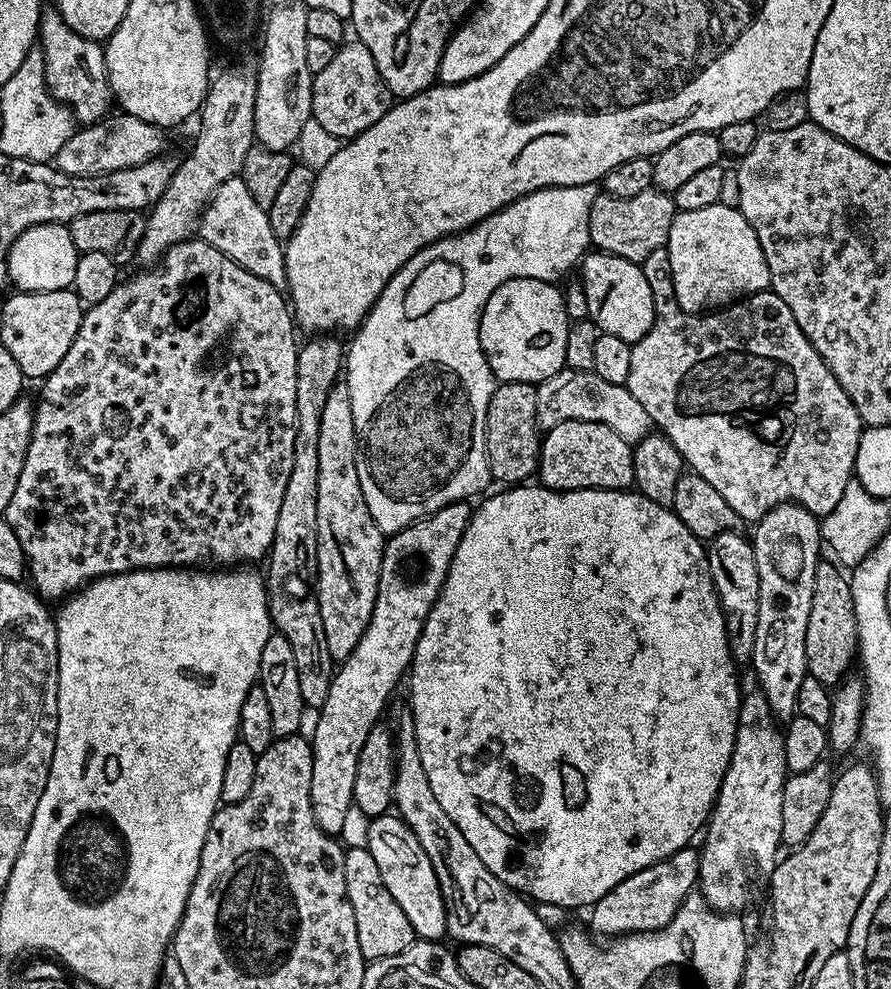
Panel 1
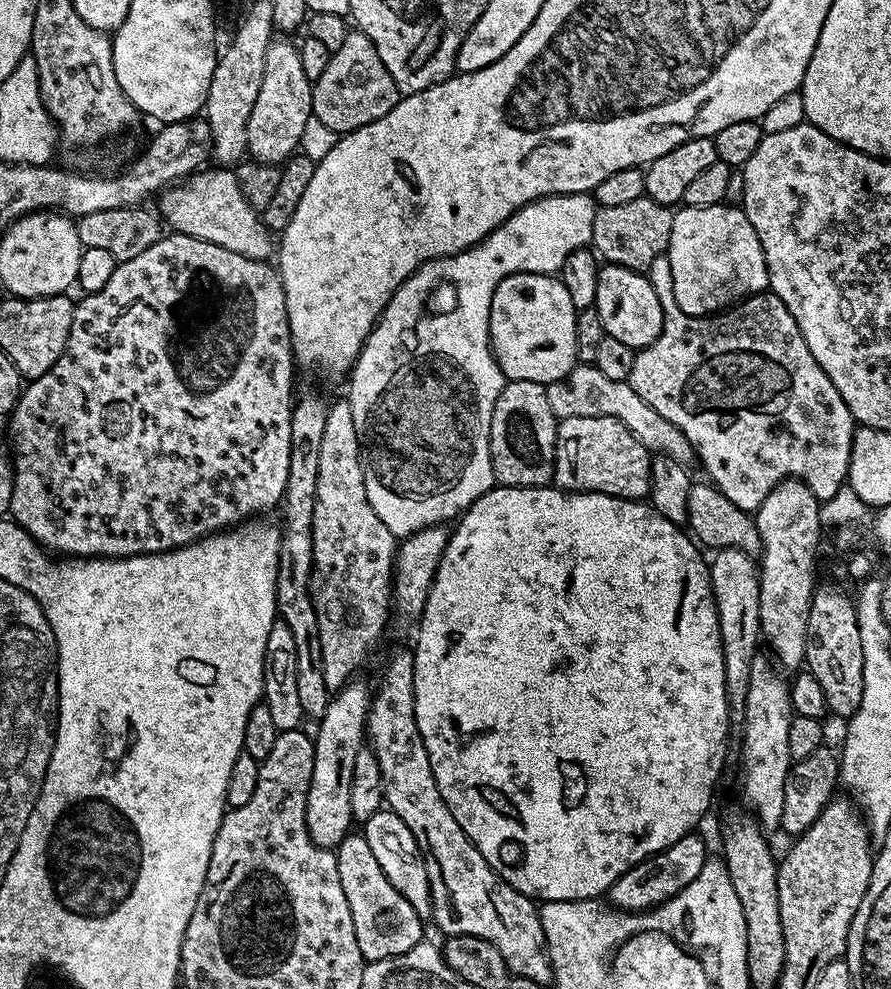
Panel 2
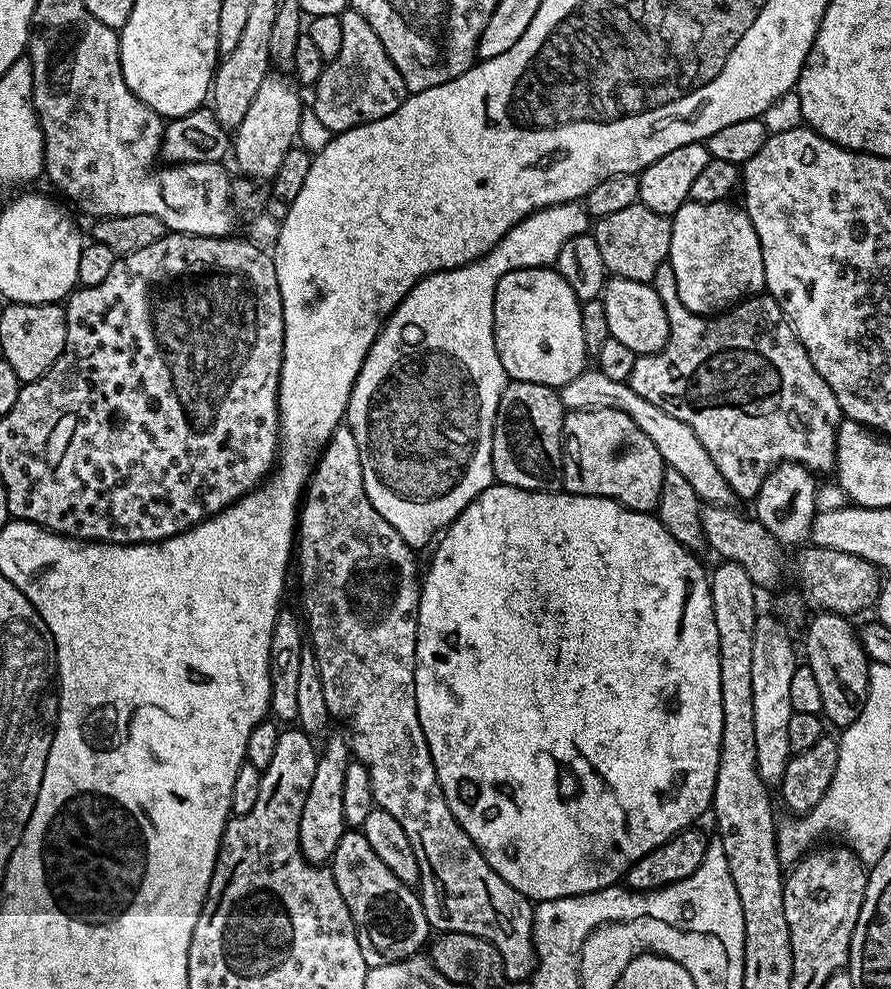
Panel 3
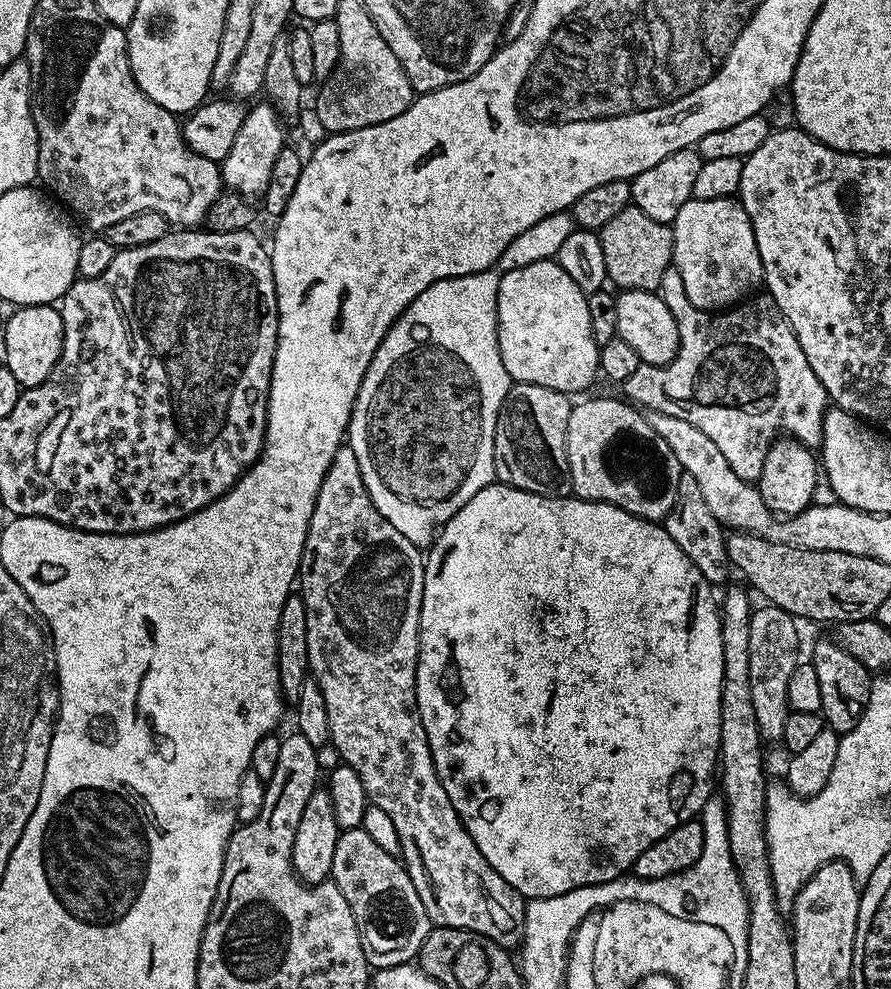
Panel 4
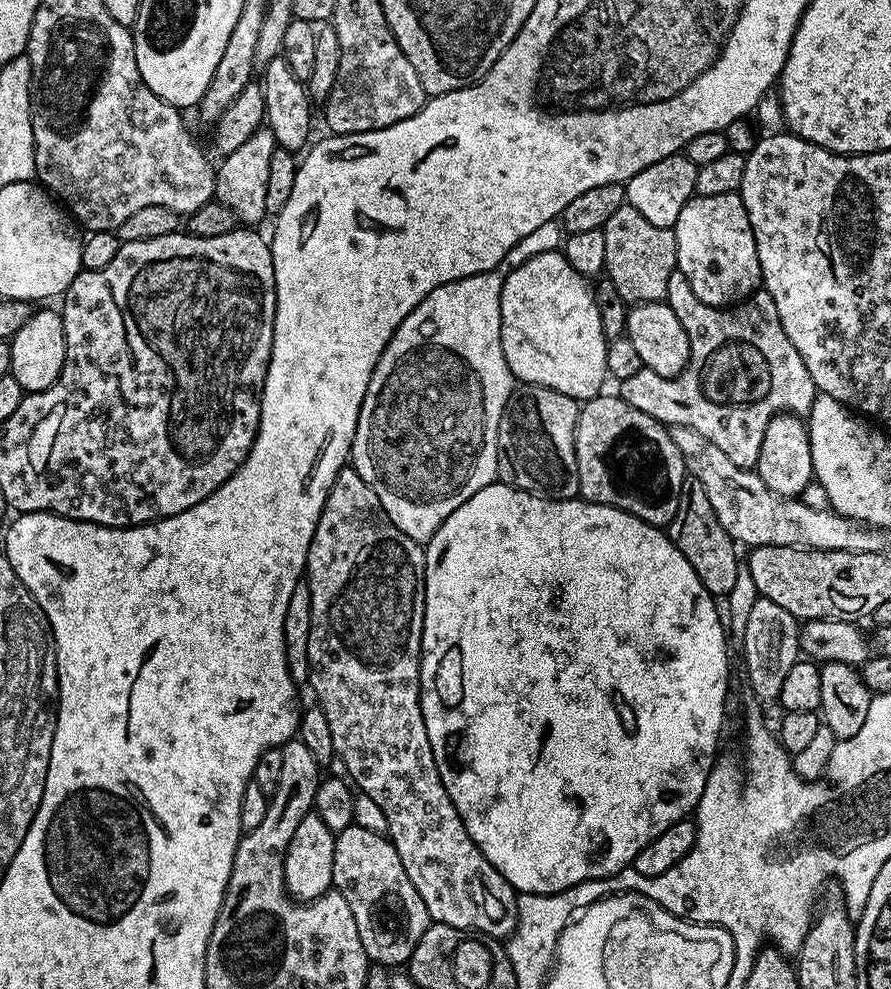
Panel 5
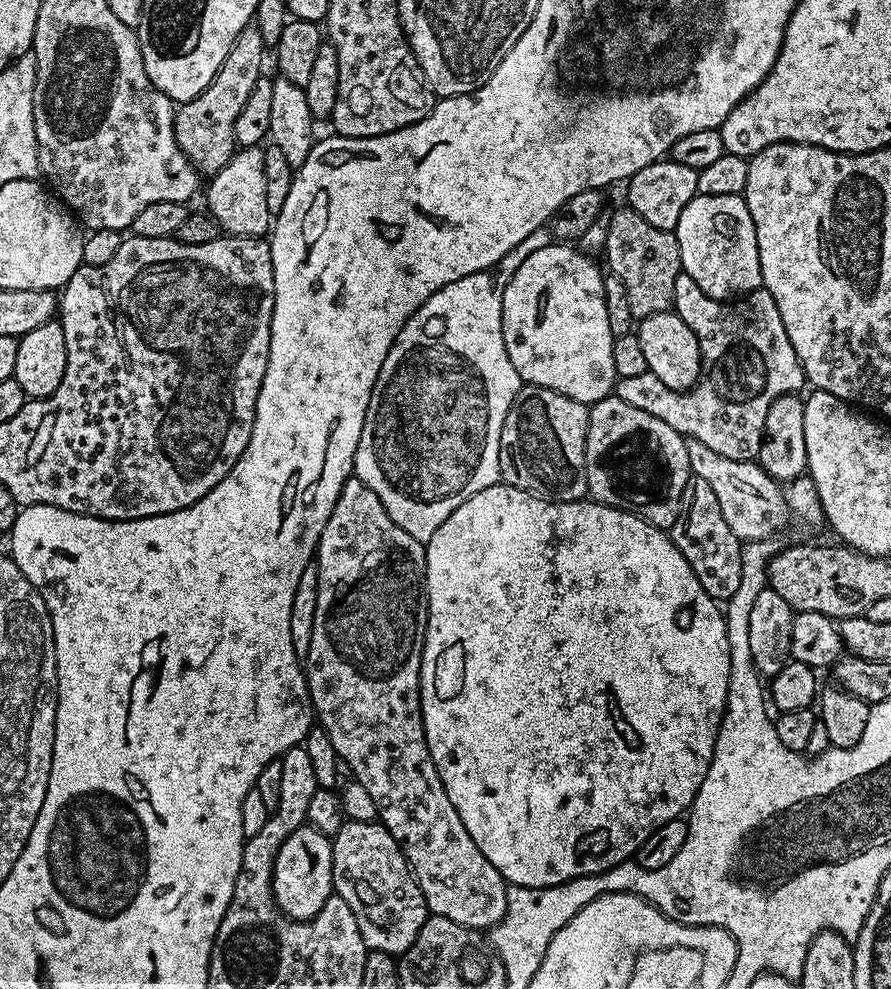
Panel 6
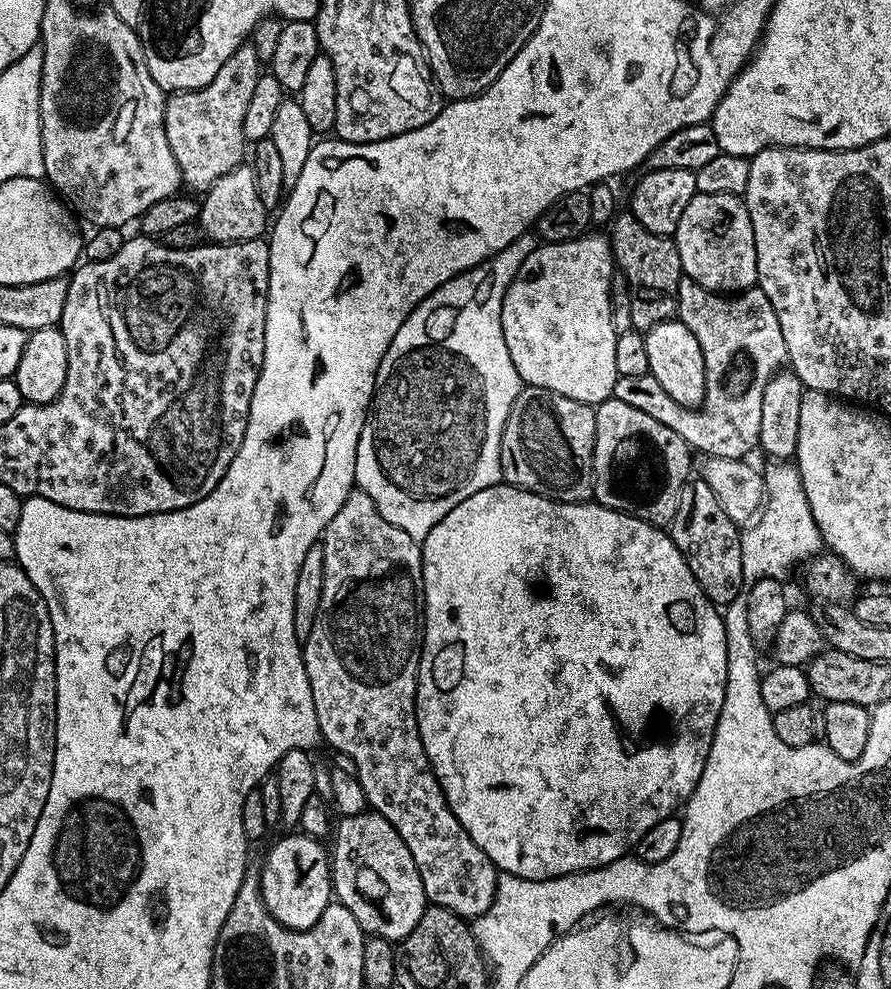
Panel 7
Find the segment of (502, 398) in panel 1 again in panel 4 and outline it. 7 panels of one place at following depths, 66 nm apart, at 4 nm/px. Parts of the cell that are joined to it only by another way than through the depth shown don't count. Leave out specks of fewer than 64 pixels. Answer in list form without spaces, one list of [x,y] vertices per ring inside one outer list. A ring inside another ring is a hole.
[[[513,383],[502,402],[494,430],[496,480],[543,496],[572,495],[566,454],[566,426],[572,405],[569,393]]]

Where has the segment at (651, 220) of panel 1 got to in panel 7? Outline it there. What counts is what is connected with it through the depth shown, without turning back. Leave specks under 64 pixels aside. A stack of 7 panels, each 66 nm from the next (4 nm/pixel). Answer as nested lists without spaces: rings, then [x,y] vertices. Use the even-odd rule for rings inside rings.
[[[624,210],[610,225],[610,243],[615,267],[626,274],[626,282],[630,286],[630,318],[633,329],[646,333],[654,326],[673,319],[680,310],[678,286],[680,277],[684,275],[675,239],[668,234],[658,235],[646,230],[646,226],[642,226],[642,222],[638,222],[631,211]]]

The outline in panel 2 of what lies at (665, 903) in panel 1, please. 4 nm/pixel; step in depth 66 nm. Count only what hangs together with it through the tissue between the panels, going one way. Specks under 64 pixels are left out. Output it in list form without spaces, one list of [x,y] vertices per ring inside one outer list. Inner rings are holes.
[[[696,835],[678,838],[678,842],[666,846],[666,850],[656,852],[626,870],[626,874],[622,874],[608,887],[607,903],[621,912],[644,914],[653,908],[659,908],[674,894],[678,894],[678,890],[690,886],[690,882],[694,882],[694,878],[702,874],[702,866],[710,859],[710,852],[704,845],[703,838]]]

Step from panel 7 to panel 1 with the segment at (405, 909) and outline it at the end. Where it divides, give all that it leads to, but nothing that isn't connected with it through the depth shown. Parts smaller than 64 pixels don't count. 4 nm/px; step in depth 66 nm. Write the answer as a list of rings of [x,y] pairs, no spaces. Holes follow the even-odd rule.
[[[367,846],[348,848],[344,854],[344,865],[346,866],[346,894],[354,910],[354,922],[358,926],[358,946],[362,946],[365,961],[371,962],[390,958],[394,954],[402,954],[402,950],[406,950],[412,945],[412,941],[417,939],[417,934],[410,926],[402,906],[398,906],[398,902],[394,902],[394,897],[390,895],[390,890],[386,890],[386,882],[382,882],[382,874],[378,874],[378,866],[374,863],[374,854],[370,854]]]

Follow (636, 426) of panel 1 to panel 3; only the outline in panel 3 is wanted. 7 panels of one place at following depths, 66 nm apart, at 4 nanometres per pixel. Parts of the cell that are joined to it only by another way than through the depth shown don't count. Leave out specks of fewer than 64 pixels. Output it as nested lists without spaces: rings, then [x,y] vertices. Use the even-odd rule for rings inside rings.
[[[585,370],[578,374],[578,378],[574,378],[574,382],[566,382],[566,386],[562,386],[558,391],[568,412],[622,410],[622,414],[630,414],[630,418],[634,418],[634,422],[642,426],[642,431],[649,436],[650,442],[658,446],[665,465],[671,471],[682,474],[682,478],[686,478],[686,482],[694,486],[694,494],[698,494],[700,501],[717,508],[726,508],[733,503],[734,493],[731,486],[726,482],[722,470],[718,470],[718,466],[714,464],[714,458],[710,458],[706,446],[698,442],[698,434],[694,434],[694,430],[686,426],[686,422],[666,414],[665,410],[658,410],[654,402],[646,402],[646,398],[642,398],[642,394],[638,394],[638,390],[631,388],[628,383],[614,382],[614,378],[606,378],[606,374],[599,370]]]

